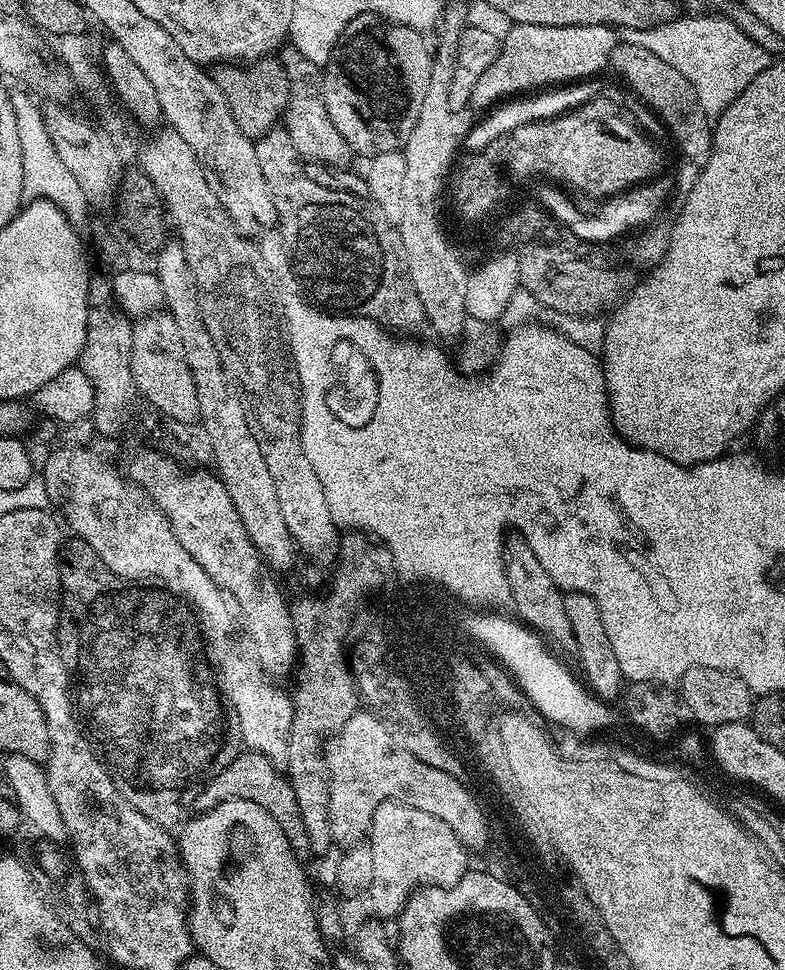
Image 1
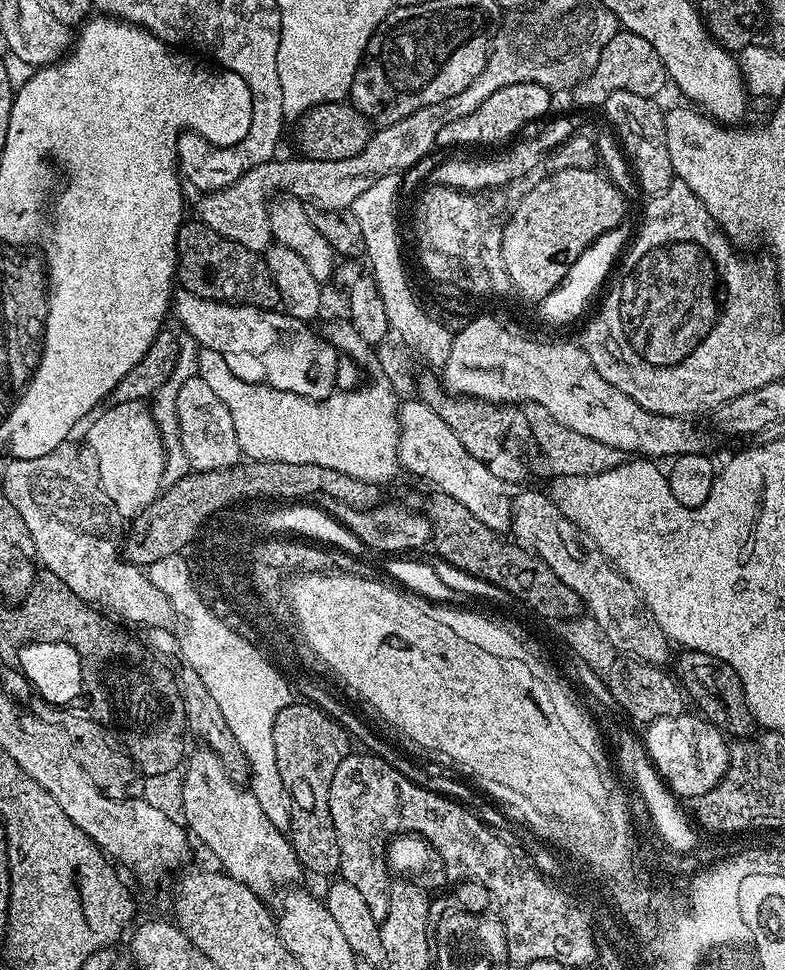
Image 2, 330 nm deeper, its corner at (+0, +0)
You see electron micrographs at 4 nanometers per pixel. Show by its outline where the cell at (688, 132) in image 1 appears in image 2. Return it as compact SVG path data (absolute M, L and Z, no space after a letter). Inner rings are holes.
M614 90L614 94L610 94L610 98L606 98L602 106L602 113L612 123L612 128L624 147L623 155L639 184L639 191L648 198L662 194L662 190L669 188L674 179L670 152L666 150L665 109L659 108L656 103L651 96L630 94L630 90Z

